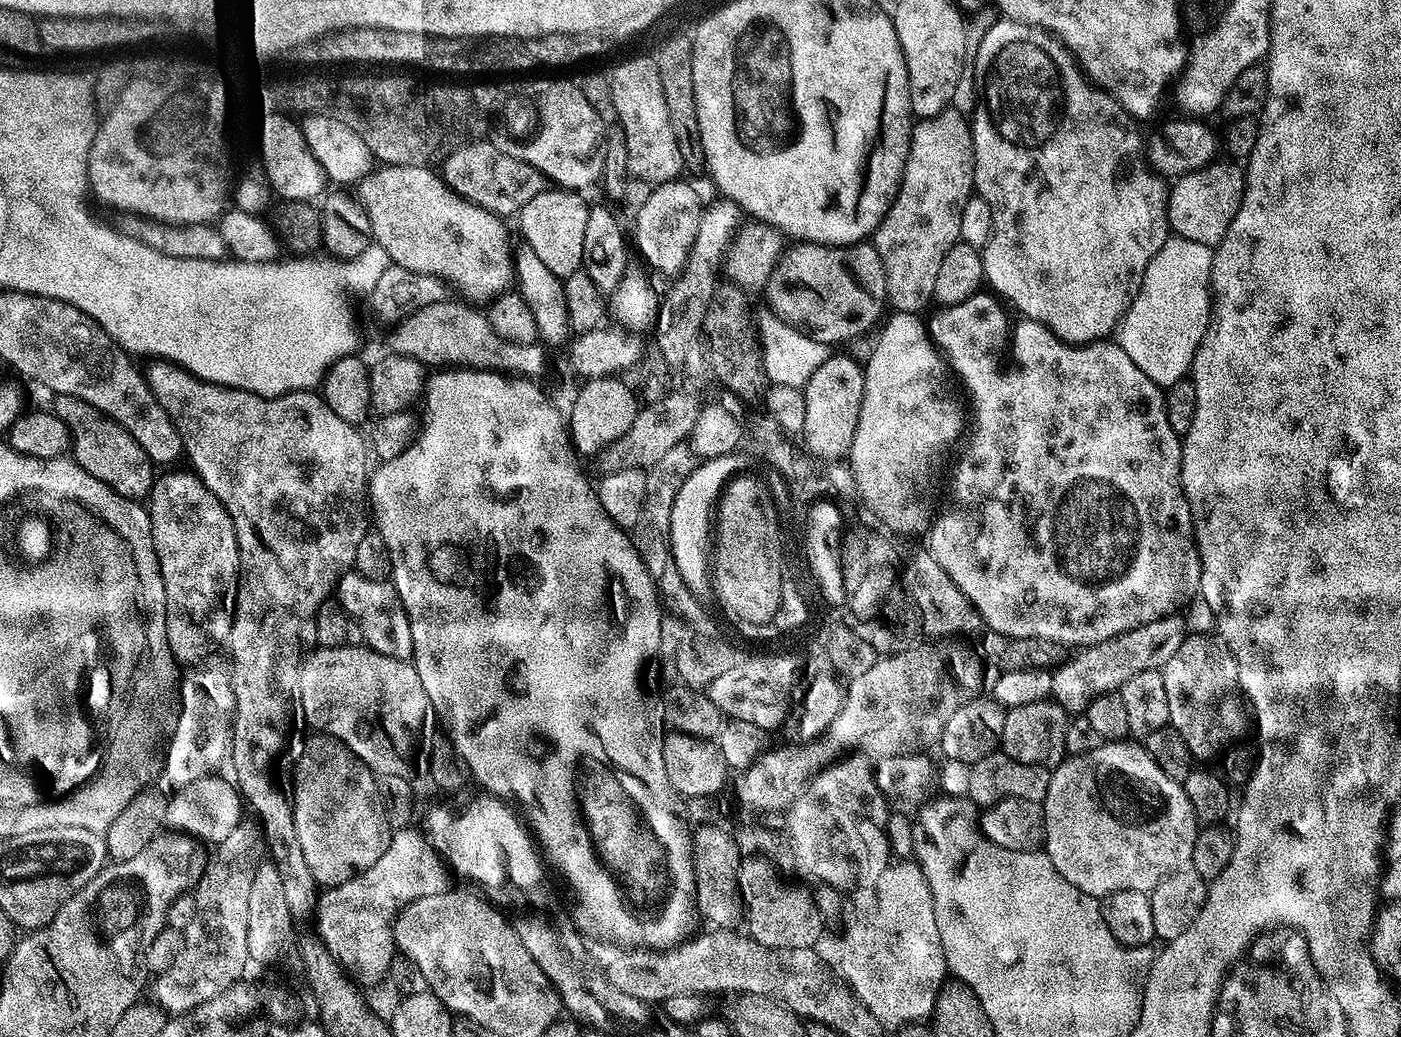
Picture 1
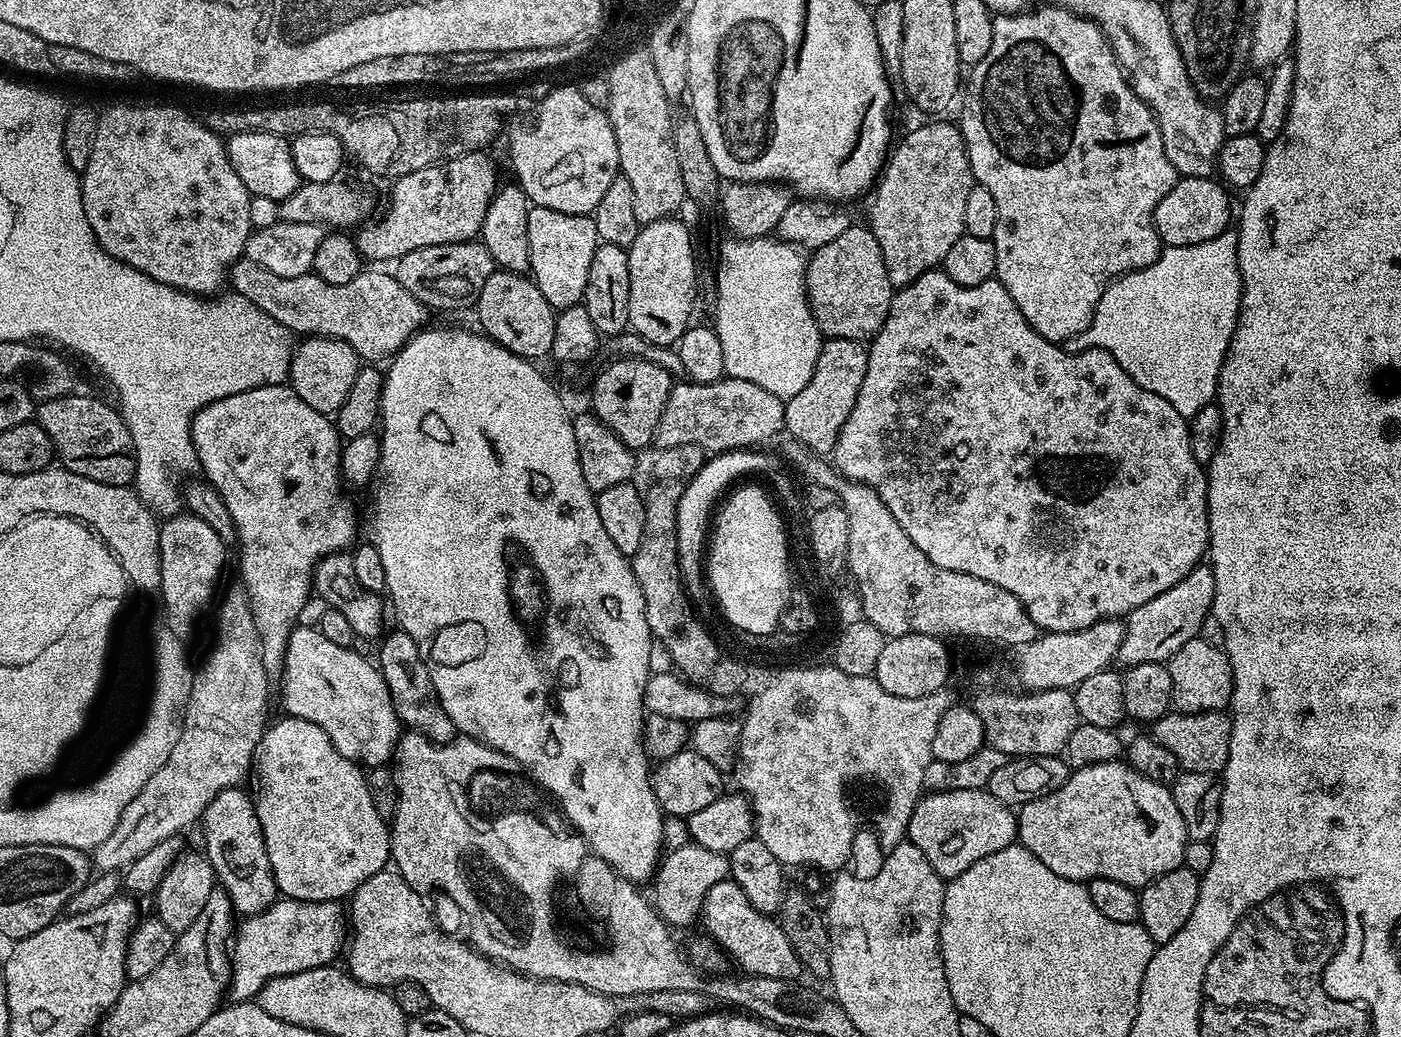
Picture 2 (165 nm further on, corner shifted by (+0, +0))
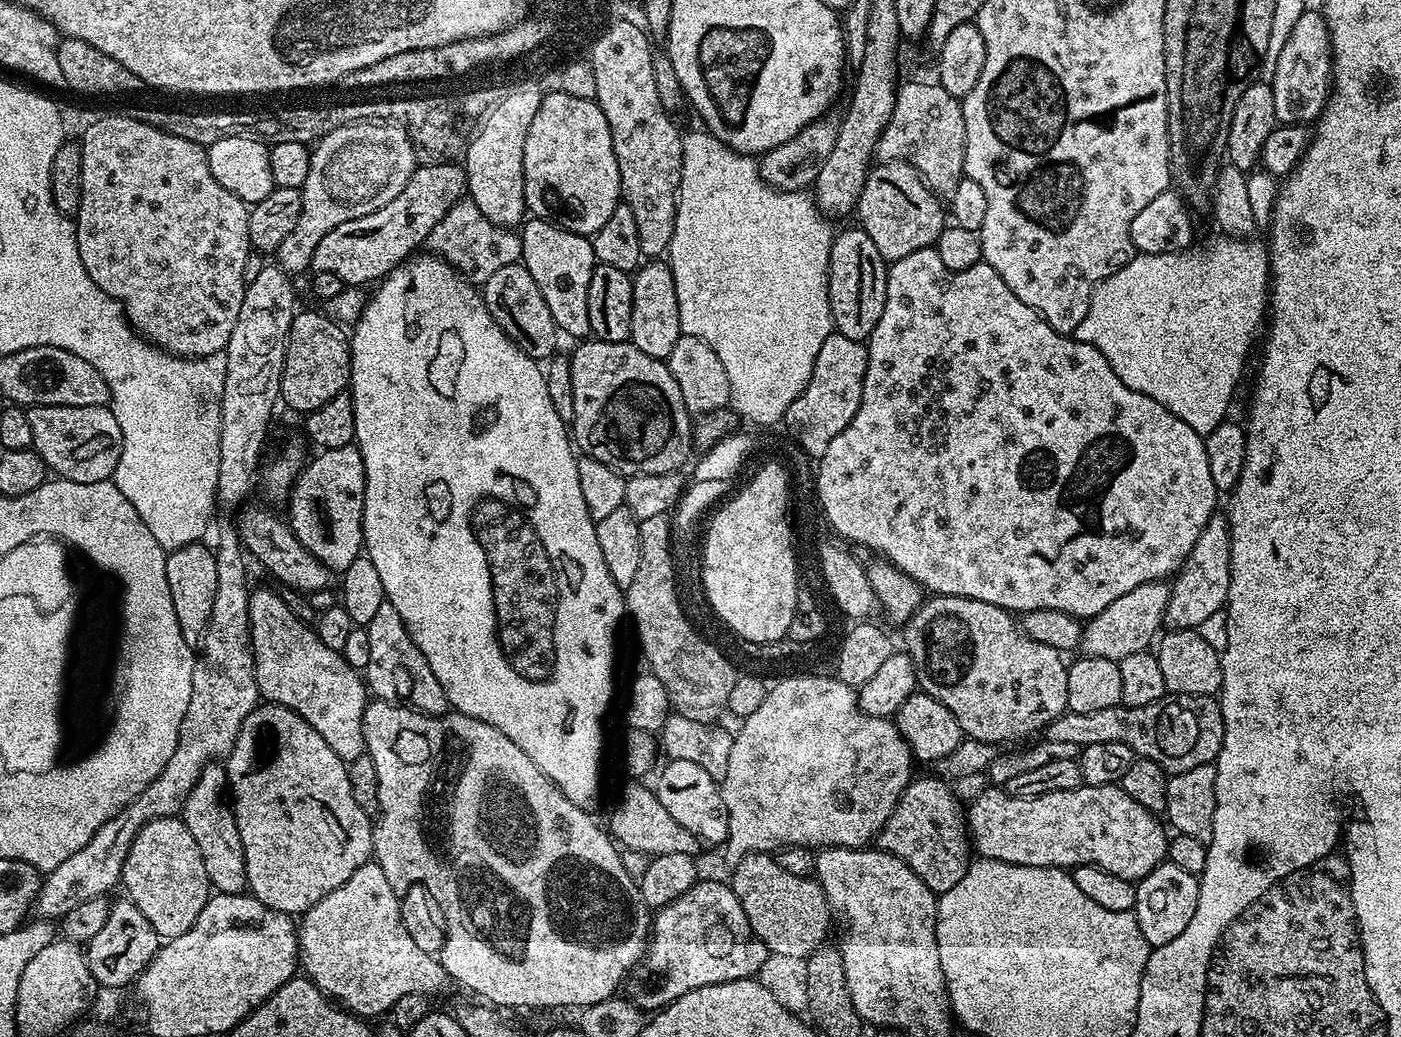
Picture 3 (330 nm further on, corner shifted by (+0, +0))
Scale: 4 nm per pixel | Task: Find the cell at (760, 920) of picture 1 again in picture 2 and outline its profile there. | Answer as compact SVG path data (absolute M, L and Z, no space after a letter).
M731 878L718 882L704 899L702 925L713 936L711 939L726 953L727 959L737 964L741 973L750 976L769 976L779 980L795 981L802 965L794 946L779 923L769 913L760 912L746 898Z

